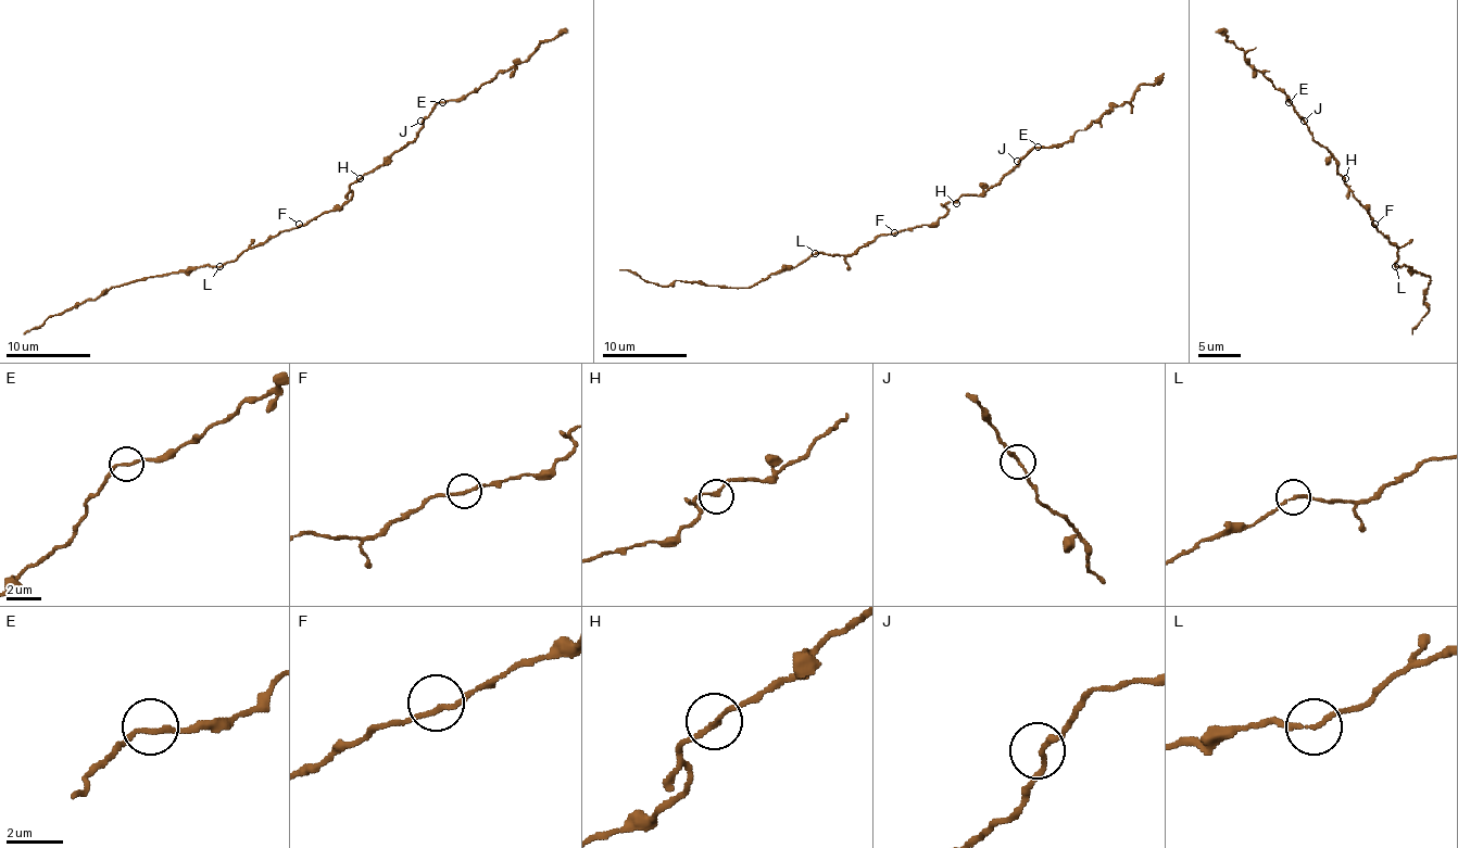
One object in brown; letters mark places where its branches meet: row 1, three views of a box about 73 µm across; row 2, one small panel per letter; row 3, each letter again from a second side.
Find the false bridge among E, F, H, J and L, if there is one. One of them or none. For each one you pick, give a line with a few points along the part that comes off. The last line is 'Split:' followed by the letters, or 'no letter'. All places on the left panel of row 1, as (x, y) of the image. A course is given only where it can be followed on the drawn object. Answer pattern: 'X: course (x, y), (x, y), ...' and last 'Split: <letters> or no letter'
Split: no letter

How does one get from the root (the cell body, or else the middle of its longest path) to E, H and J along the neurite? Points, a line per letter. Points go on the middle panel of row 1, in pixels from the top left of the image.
E: (922, 226), (934, 224), (947, 212), (945, 205), (962, 194), (983, 194), (1038, 147)
H: (922, 226), (934, 224), (947, 212), (947, 203), (956, 203)
J: (922, 226), (934, 224), (947, 212), (945, 205), (962, 194), (983, 194), (1013, 169), (1019, 163), (1017, 161)

